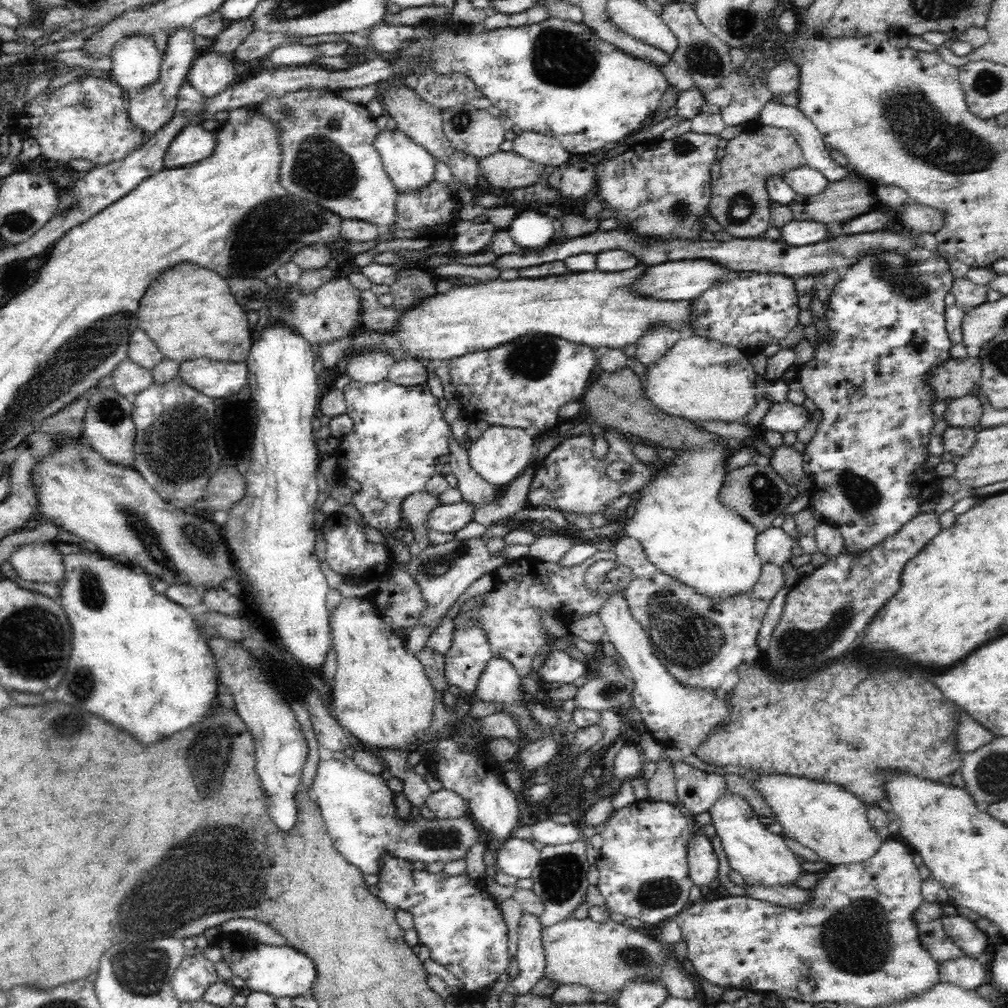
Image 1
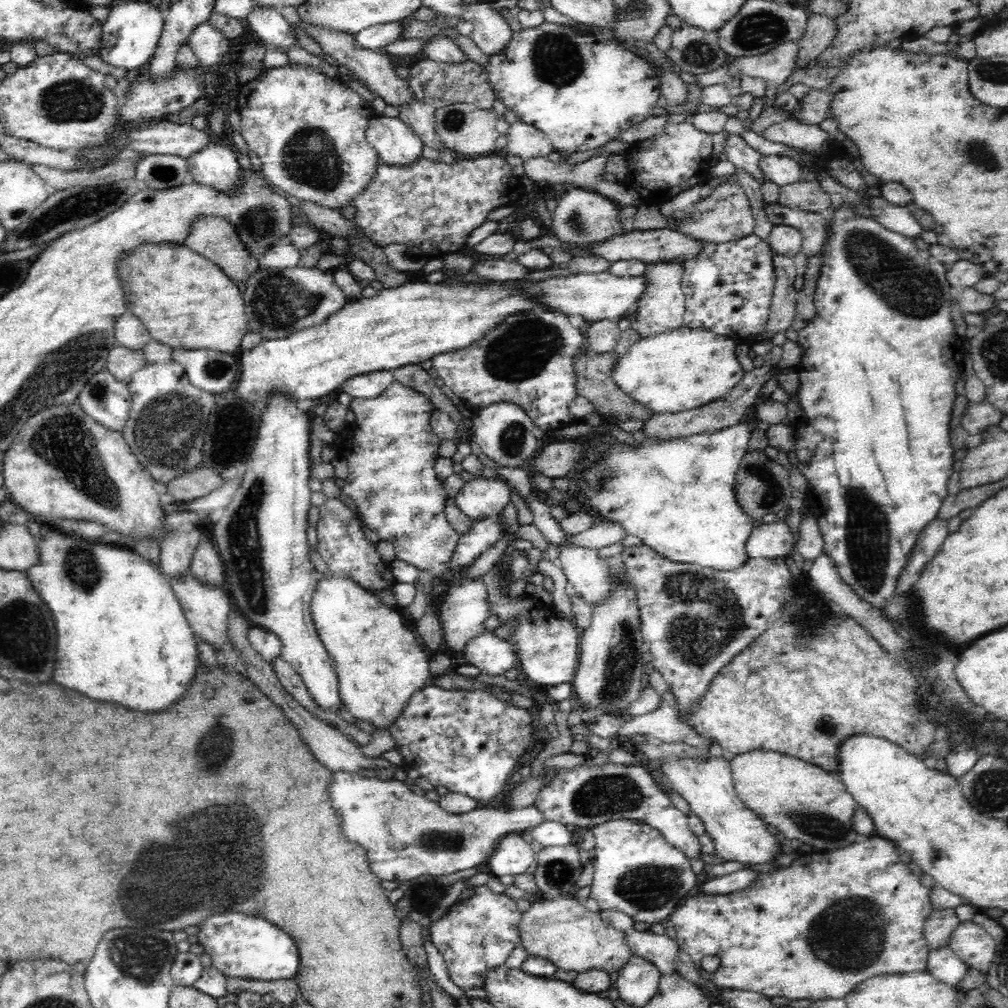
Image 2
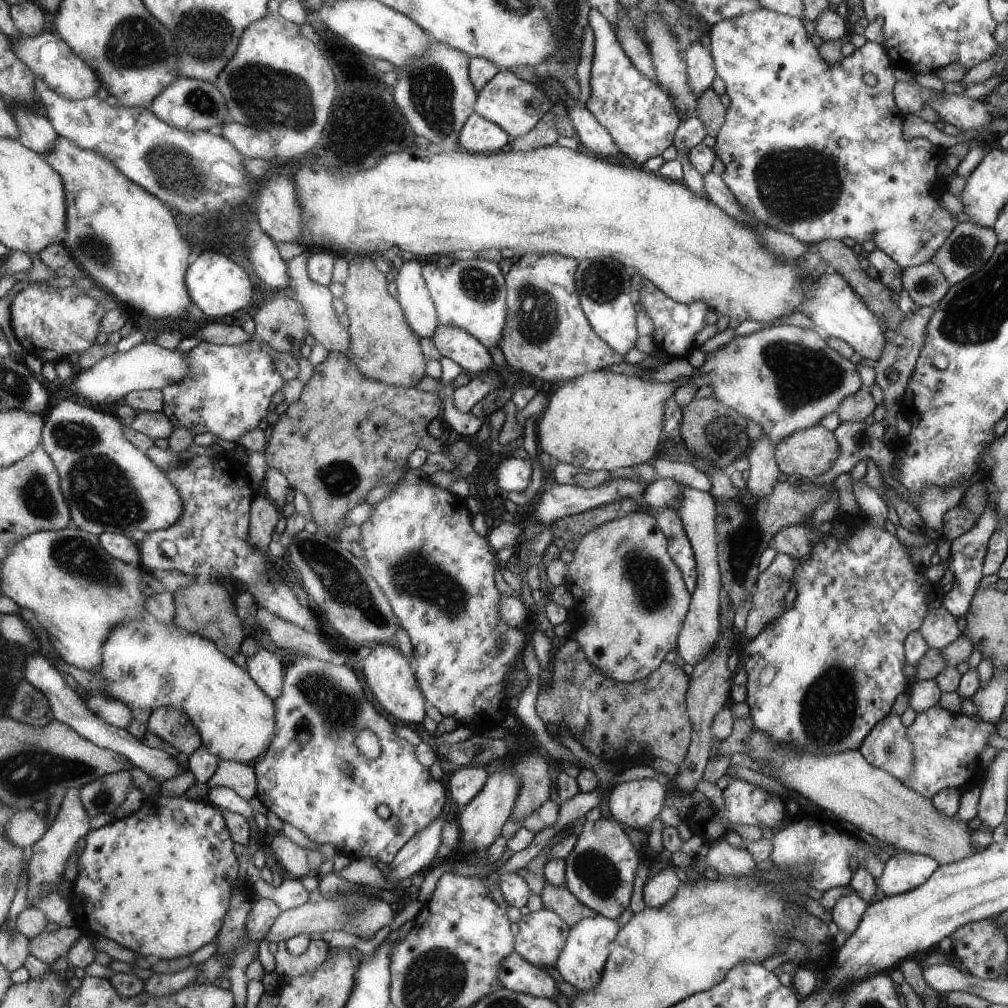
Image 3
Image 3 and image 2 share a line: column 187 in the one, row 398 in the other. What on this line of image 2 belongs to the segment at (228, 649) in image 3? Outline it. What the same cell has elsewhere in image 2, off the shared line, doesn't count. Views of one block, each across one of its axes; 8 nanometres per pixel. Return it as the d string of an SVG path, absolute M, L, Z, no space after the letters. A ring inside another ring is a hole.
M587 349L575 354L573 360L574 372L577 378L577 395L583 396L594 404L596 412L604 416L627 416L627 418L639 418L646 420L651 417L654 412L636 403L625 392L622 392L614 379L611 378L611 369L614 368L618 354L615 351L609 353L593 353L590 354Z

